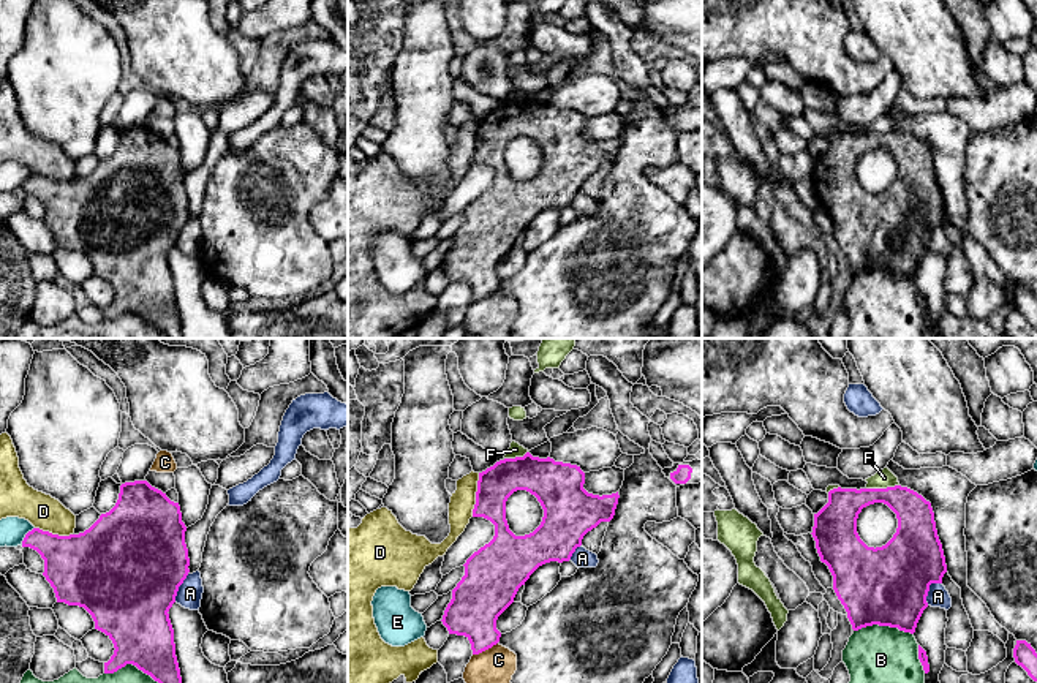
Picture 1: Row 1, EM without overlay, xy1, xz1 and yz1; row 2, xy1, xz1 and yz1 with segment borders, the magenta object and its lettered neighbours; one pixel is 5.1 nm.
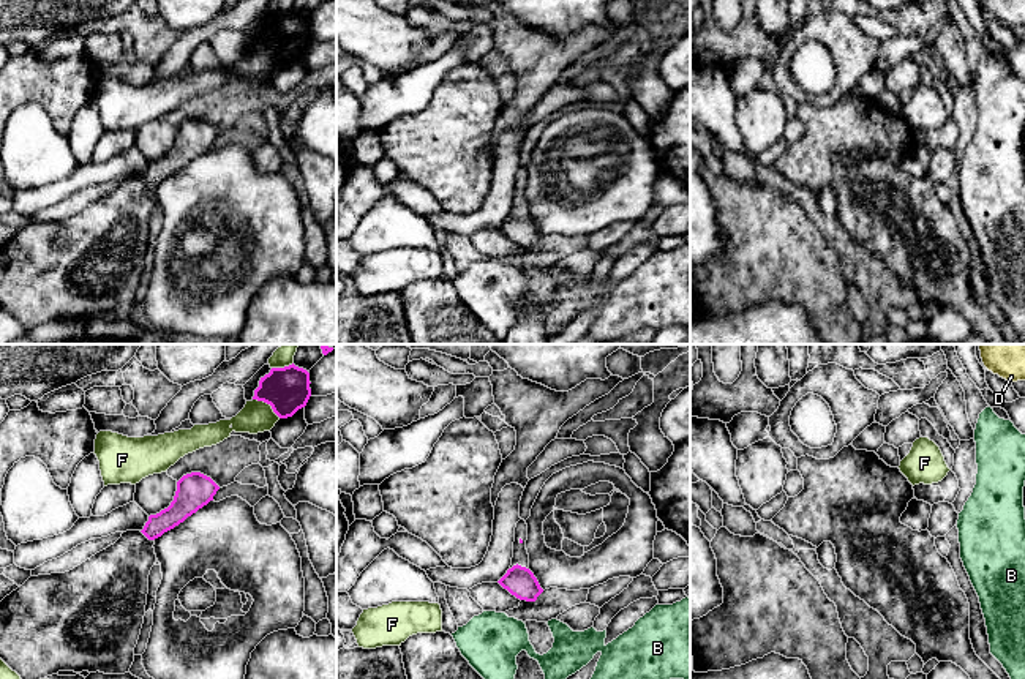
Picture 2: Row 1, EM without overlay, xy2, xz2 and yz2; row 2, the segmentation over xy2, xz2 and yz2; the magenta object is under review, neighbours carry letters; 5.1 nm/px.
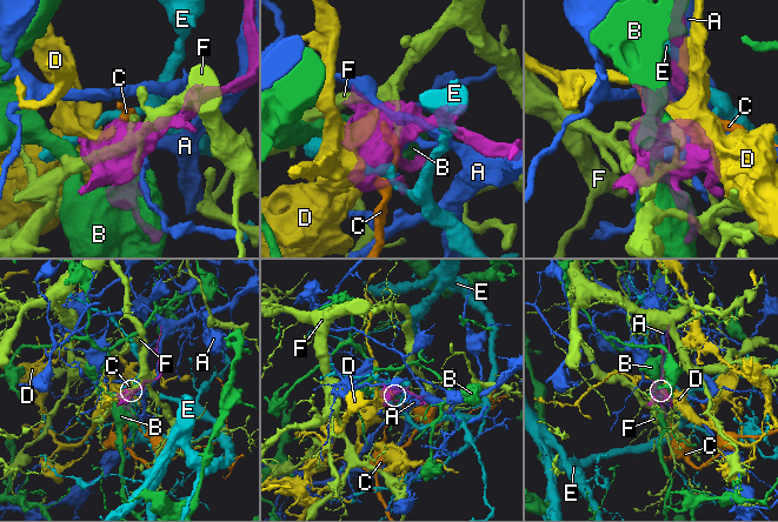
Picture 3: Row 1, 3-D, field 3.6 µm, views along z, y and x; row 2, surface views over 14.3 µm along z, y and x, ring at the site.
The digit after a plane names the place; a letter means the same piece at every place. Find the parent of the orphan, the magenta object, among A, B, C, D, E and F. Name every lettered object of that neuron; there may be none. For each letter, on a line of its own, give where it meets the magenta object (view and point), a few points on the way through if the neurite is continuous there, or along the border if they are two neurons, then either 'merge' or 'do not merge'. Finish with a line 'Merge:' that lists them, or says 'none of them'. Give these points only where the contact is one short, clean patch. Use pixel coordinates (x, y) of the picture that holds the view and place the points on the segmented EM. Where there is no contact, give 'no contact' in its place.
A: meets magenta in yz1 at (928, 590); do not merge
B: meets magenta in yz1 at (884, 625); do not merge
C: meets magenta in xz1 at (484, 650); do not merge
D: meets magenta in xz1 at (476, 495); do not merge
E: meets magenta in xy1 at (26, 536); do not merge
F: meets magenta in yz1 at (882, 489); do not merge
Merge: none of them

